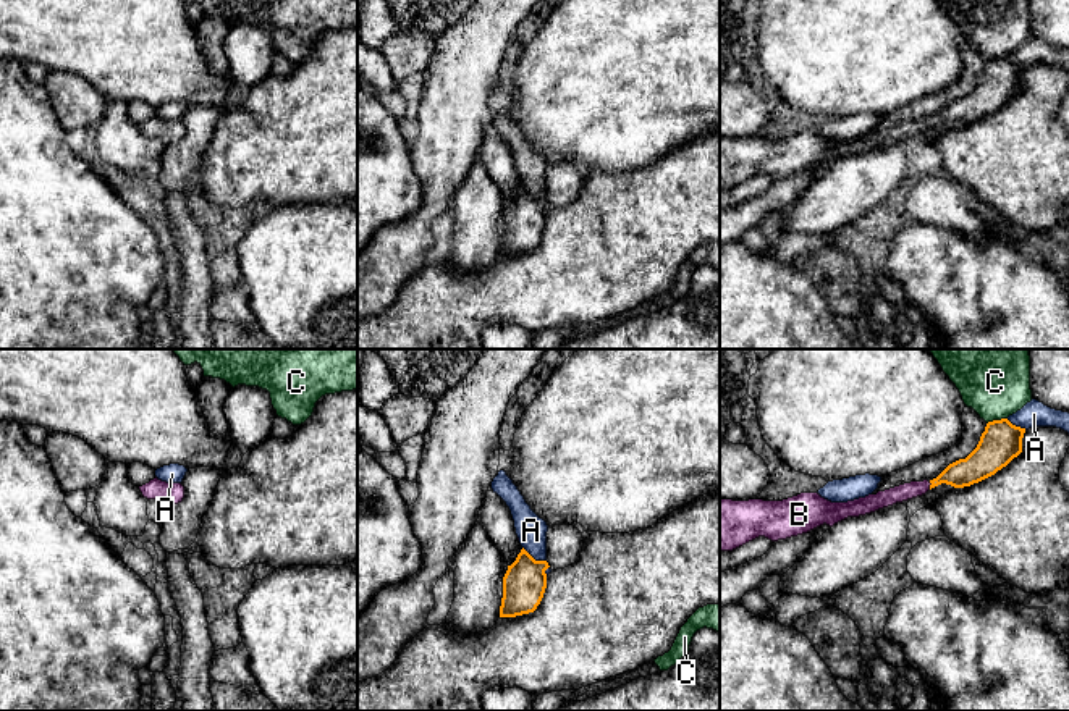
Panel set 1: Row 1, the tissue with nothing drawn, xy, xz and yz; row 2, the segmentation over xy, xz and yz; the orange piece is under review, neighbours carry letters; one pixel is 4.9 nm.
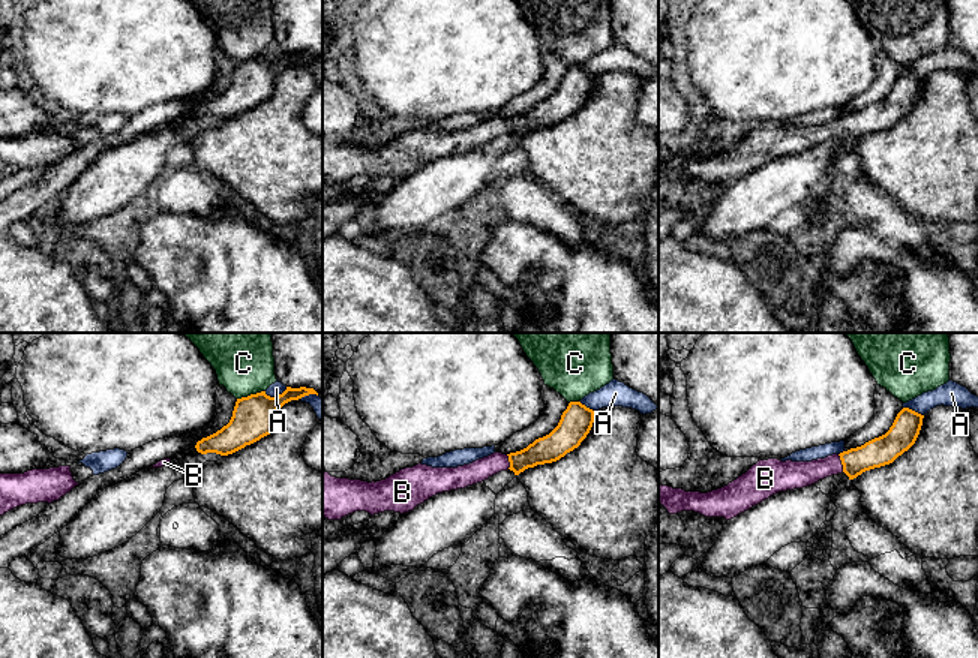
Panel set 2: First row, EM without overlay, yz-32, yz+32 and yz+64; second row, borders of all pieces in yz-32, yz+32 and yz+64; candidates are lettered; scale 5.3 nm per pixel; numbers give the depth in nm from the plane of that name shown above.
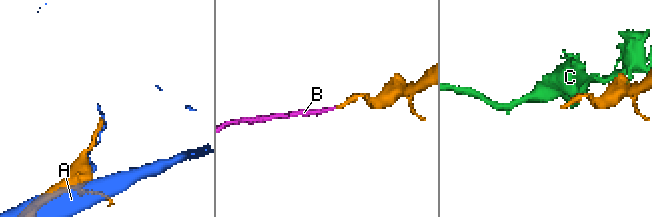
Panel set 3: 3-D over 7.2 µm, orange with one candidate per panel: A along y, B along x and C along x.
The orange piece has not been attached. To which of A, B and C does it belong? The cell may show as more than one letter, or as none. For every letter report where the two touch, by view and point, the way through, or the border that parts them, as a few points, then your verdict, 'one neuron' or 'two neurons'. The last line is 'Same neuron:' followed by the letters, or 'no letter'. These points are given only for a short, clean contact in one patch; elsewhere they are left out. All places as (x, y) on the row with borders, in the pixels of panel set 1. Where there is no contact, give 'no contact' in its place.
A: contact xz (532, 558); two neurons
B: contact yz (930, 485); way yz (976, 467), (946, 475), (930, 485), (911, 490); one neuron
C: contact yz (997, 420); two neurons
Same neuron: B

